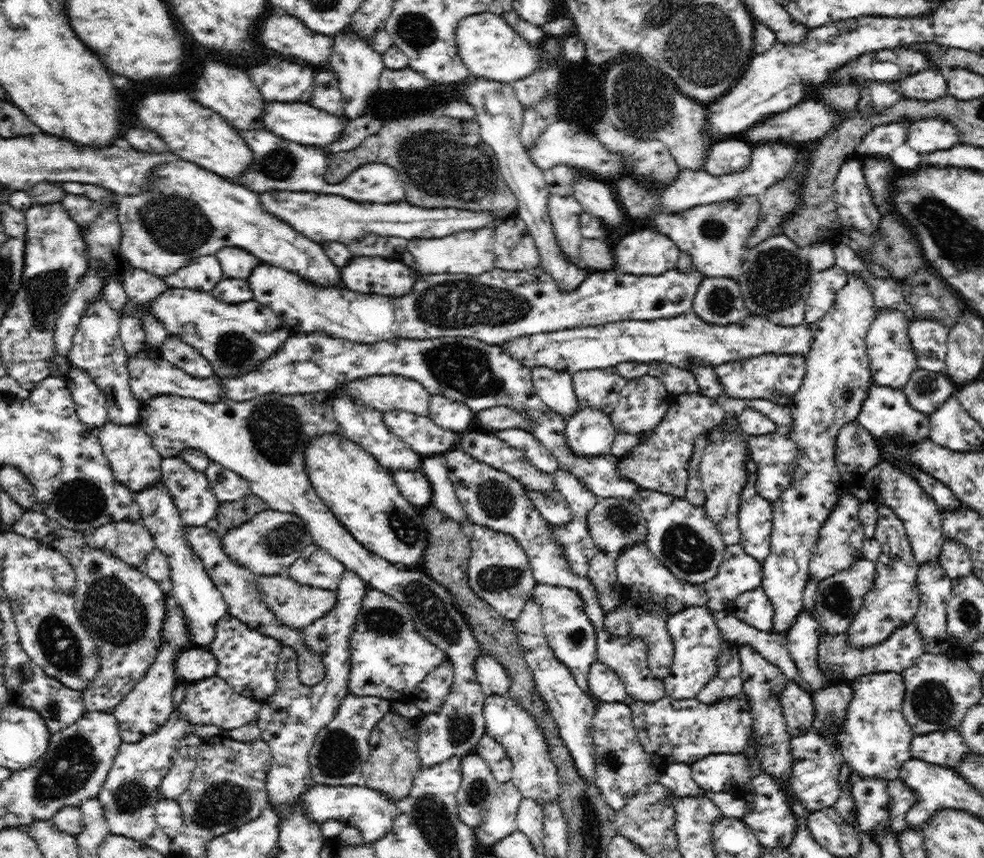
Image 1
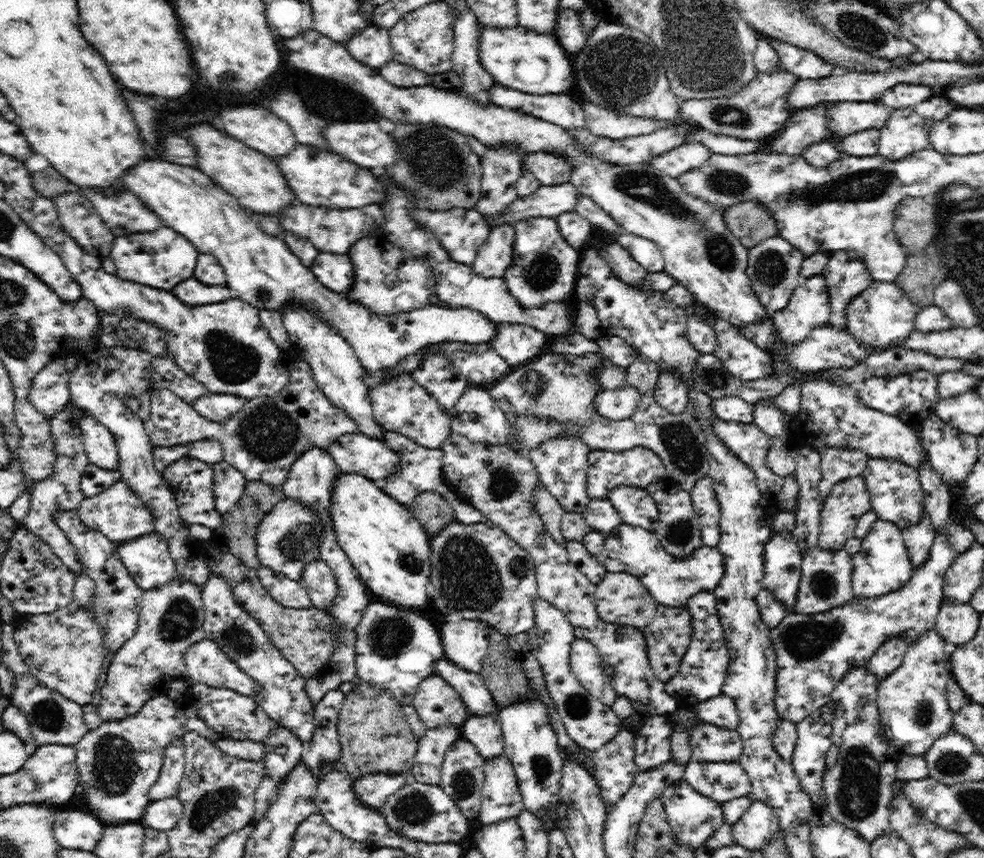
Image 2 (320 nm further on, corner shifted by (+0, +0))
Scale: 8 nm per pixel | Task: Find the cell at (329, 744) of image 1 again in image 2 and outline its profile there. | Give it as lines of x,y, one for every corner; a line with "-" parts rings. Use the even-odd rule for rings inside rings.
336,688
326,693
326,696
315,704
316,728
312,740
301,752
301,762
310,768
317,780
322,776
321,766
324,763
334,763
336,766
341,755
336,723
344,697
345,694

